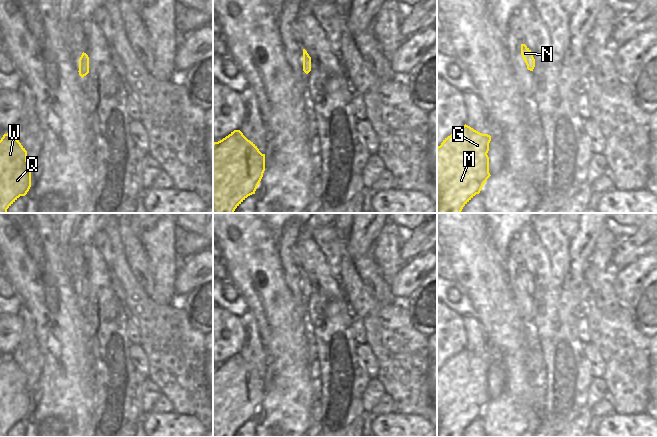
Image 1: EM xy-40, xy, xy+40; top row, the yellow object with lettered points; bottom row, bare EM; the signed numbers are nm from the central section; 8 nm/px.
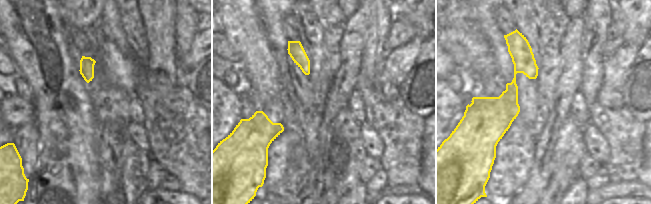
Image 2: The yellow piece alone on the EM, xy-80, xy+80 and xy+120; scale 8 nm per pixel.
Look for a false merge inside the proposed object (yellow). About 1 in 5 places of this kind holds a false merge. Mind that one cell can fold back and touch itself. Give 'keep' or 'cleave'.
keep

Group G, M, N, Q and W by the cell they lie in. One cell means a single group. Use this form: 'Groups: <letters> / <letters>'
Groups: G M N Q W.

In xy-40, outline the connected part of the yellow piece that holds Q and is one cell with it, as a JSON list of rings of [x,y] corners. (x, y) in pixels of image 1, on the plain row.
[[[11,357],[0,364],[0,437],[31,411],[31,391],[27,385],[27,375]]]

